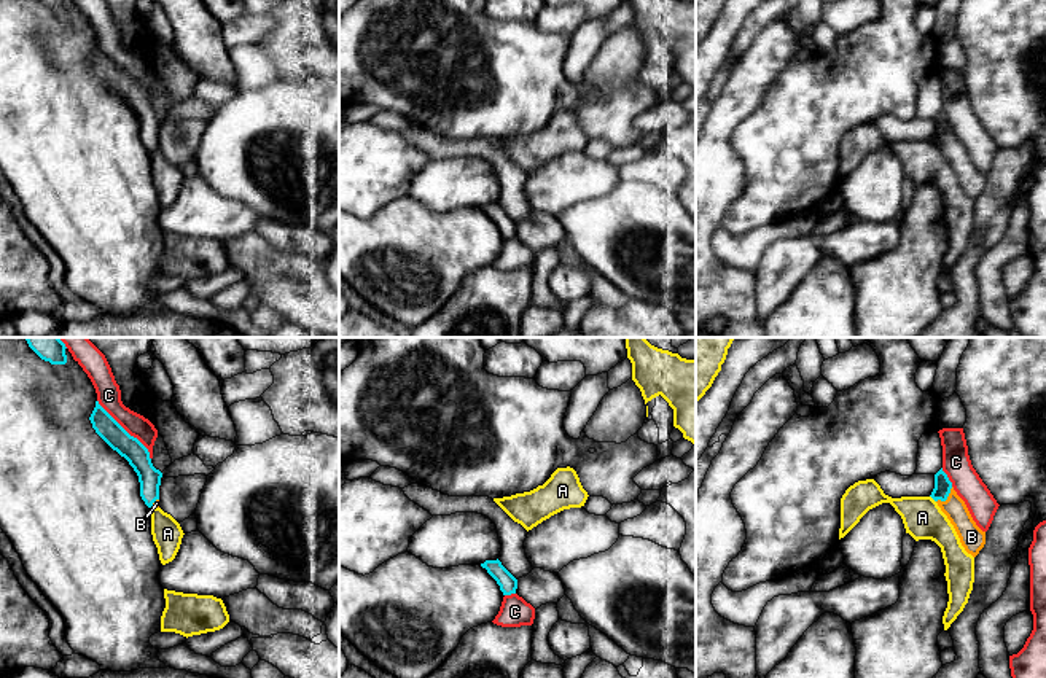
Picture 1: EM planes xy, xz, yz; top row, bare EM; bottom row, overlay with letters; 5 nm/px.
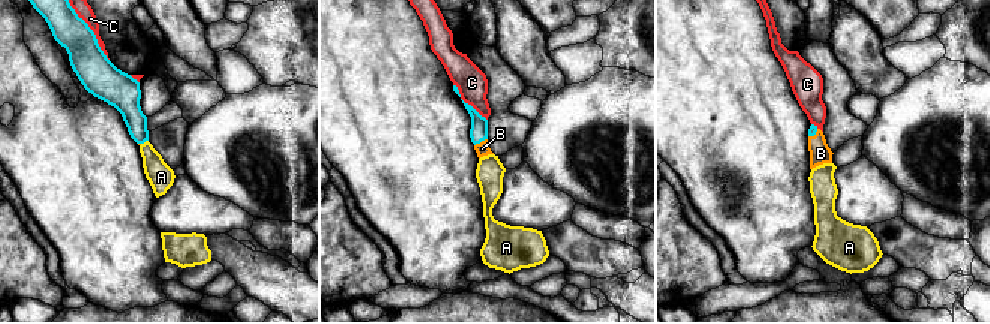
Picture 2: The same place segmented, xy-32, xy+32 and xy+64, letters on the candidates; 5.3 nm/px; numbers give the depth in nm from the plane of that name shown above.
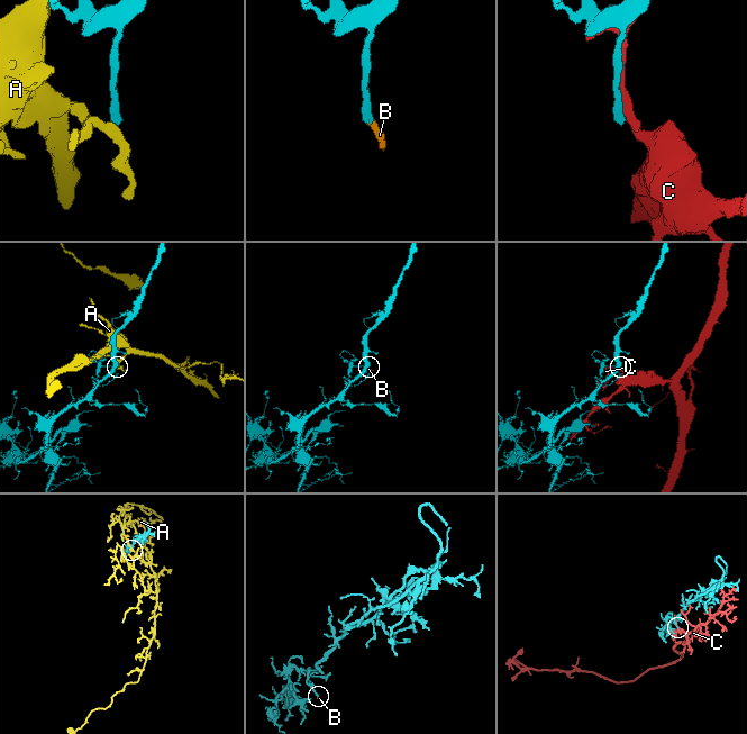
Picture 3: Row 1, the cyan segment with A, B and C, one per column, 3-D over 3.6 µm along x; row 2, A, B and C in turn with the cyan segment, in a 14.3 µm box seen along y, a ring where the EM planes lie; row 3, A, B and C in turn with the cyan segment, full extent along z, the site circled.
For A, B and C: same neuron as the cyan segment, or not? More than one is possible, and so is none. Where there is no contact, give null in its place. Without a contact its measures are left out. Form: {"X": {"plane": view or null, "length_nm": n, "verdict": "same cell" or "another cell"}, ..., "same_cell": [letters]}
{"A": {"plane": "yz", "length_nm": 50, "verdict": "another cell"}, "B": {"plane": "yz", "length_nm": 120, "verdict": "same cell"}, "C": {"plane": "xy", "length_nm": 400, "verdict": "another cell"}, "same_cell": ["B"]}

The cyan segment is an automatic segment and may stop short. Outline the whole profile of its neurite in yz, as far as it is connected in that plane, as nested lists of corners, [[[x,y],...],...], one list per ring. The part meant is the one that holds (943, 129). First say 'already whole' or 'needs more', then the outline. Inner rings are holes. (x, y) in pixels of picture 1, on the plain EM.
needs more | [[[943,111],[935,118],[935,132],[930,140],[954,169],[965,194],[976,201],[986,188],[986,175],[976,169]]]

